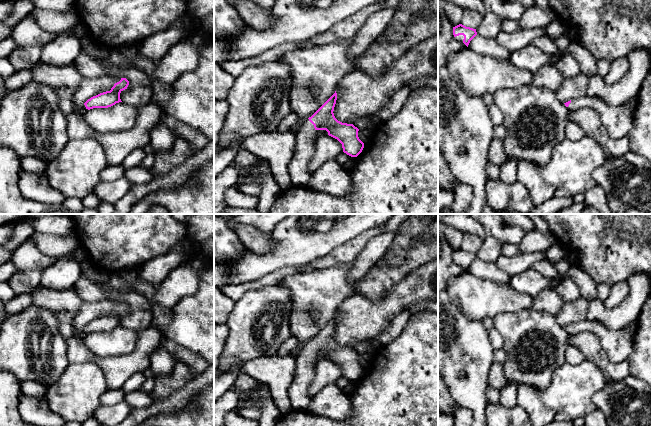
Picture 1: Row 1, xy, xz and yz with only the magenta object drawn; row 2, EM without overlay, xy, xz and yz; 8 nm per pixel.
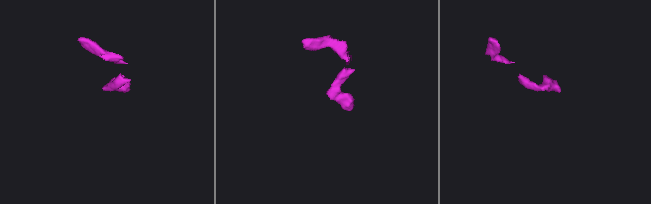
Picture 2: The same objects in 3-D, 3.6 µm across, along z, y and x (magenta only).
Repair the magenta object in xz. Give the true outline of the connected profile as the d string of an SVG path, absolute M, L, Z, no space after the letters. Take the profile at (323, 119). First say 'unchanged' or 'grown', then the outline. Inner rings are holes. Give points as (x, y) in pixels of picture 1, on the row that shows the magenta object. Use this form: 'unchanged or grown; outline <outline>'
grown; outline M335 91L304 121L296 133L293 155L287 167L294 187L306 187L310 180L309 163L314 155L314 137L318 130L326 130L329 136L342 144L343 152L351 157L357 157L364 148L364 143L358 137L359 129L353 124L342 123L335 118L333 111L336 100Z

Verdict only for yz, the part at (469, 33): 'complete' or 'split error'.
split error

